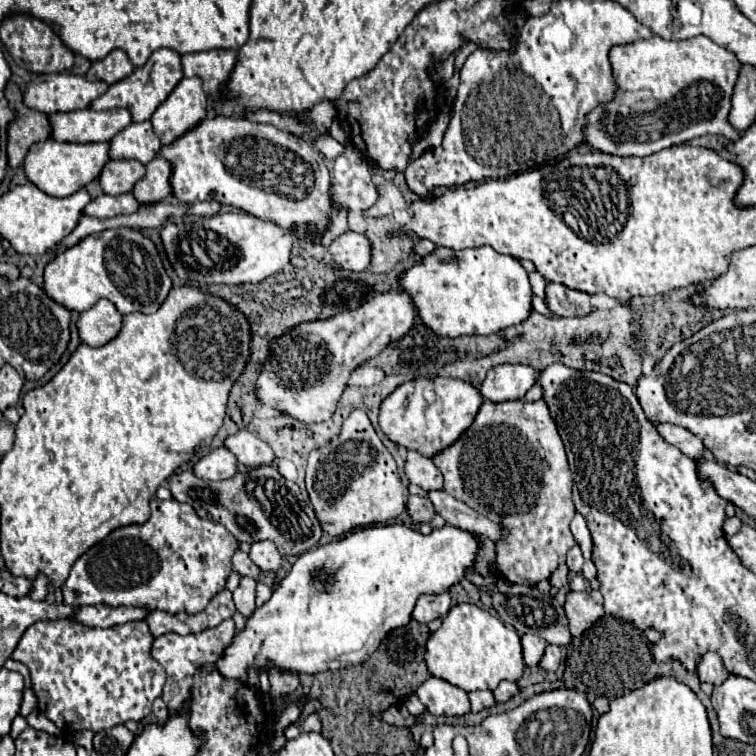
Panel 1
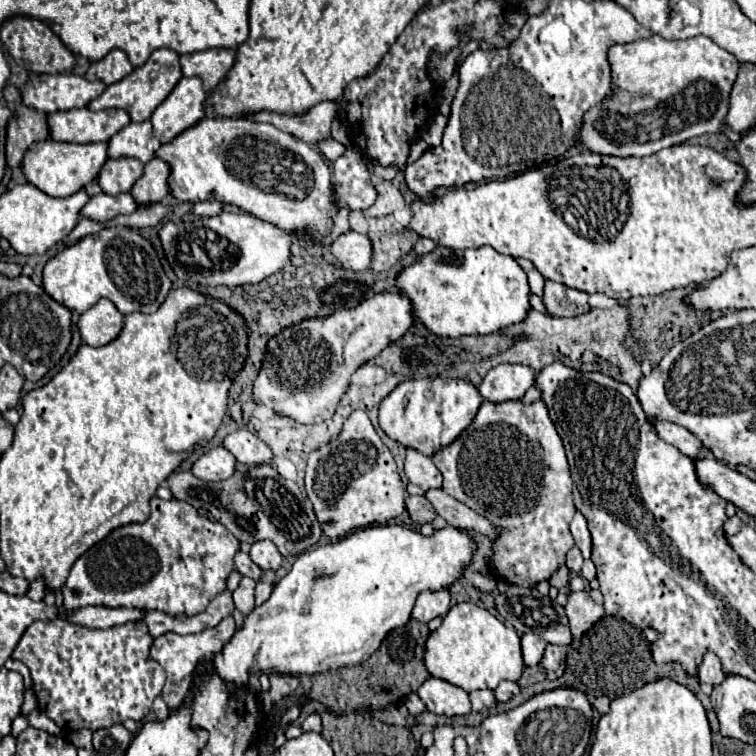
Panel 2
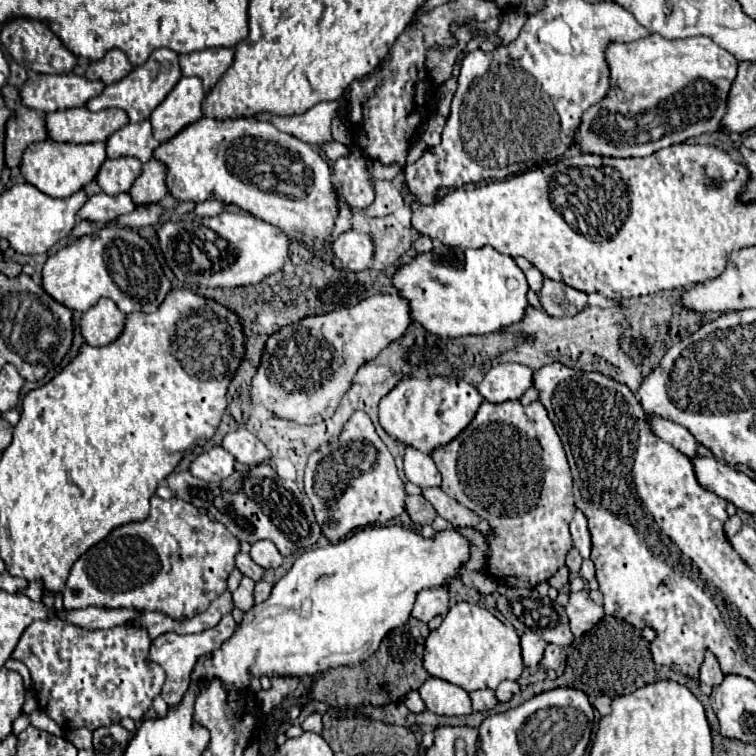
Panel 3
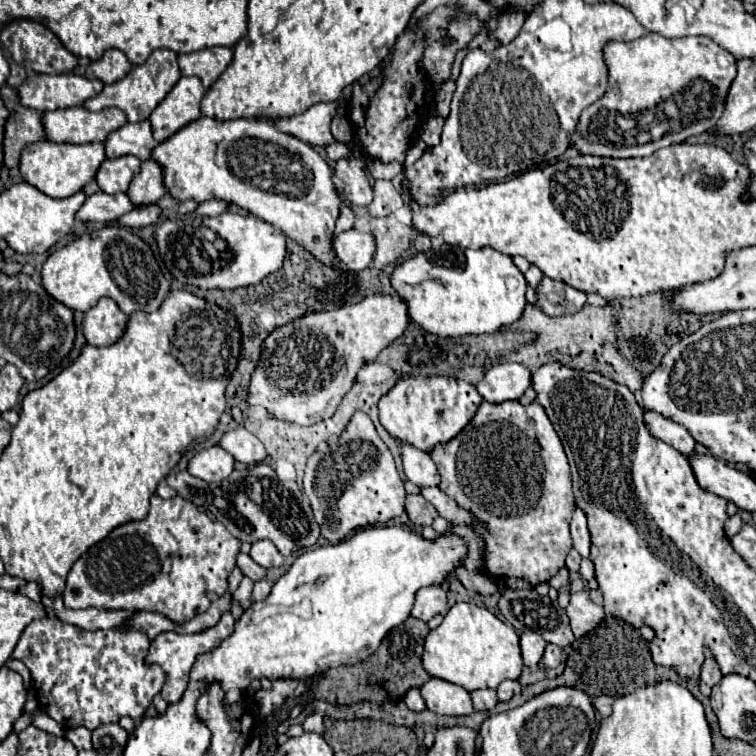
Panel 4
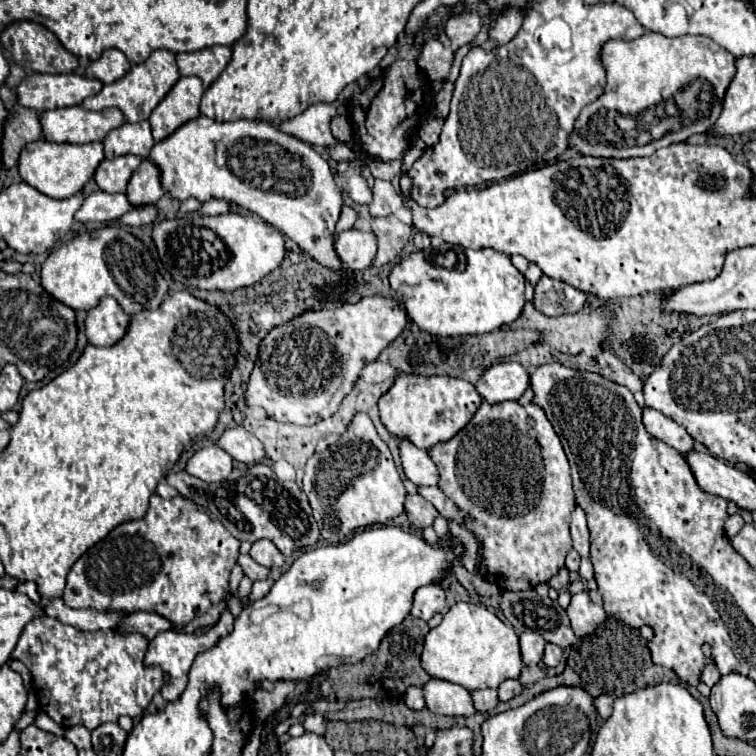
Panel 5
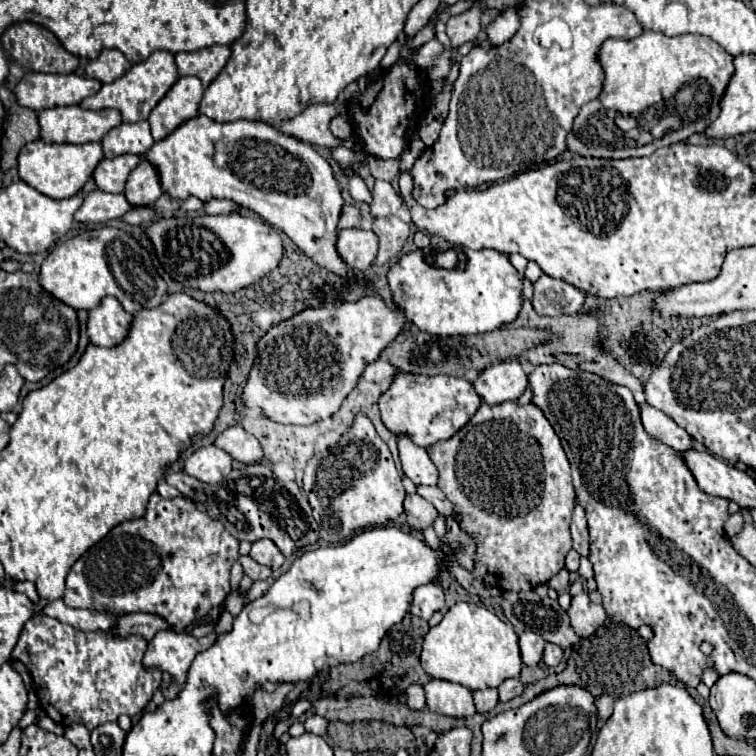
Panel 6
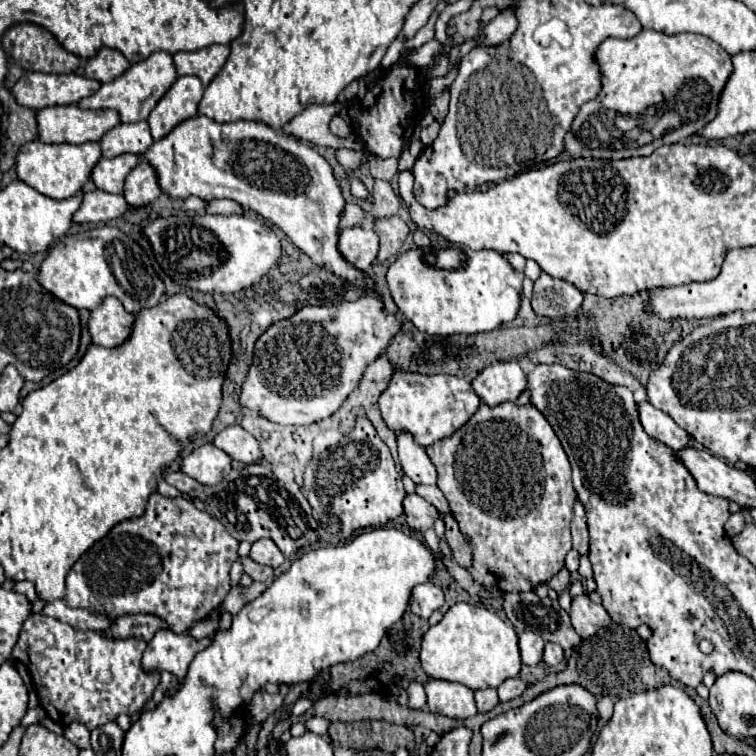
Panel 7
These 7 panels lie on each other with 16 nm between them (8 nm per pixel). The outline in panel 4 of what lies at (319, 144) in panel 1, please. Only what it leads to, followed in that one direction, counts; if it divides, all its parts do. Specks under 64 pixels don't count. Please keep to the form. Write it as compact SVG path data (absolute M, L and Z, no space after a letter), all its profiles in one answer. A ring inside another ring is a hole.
M340 142L326 144L326 146L324 146L324 150L326 150L326 154L328 154L328 158L330 158L330 160L340 160L340 158L348 158L348 156L350 156L348 146L344 146L344 144L340 144Z

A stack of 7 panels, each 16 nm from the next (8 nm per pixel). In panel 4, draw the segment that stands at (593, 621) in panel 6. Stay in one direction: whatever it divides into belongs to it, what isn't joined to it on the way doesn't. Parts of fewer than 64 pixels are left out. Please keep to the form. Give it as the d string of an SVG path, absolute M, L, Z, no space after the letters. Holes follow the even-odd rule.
M586 590L570 596L566 614L570 618L570 626L572 626L572 632L576 638L588 634L592 628L596 628L604 620L604 608L594 604Z

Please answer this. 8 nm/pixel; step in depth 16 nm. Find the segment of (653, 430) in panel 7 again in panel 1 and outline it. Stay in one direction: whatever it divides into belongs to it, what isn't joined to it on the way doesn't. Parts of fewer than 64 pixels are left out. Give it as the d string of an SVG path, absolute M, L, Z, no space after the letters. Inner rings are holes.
M658 424L656 428L658 428L660 436L666 442L670 442L672 446L676 446L680 452L684 452L686 456L690 456L692 460L702 460L706 446L704 446L704 442L698 436L694 436L686 428L674 426L674 424Z

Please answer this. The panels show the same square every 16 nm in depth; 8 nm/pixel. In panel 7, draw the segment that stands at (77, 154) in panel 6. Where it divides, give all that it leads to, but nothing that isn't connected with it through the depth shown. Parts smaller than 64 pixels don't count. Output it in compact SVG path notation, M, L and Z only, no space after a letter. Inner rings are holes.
M32 140L24 144L16 156L16 170L18 178L26 182L28 186L36 188L48 198L70 198L82 190L86 180L90 180L94 166L102 158L102 148L98 142L86 142L86 144L46 144L40 140Z

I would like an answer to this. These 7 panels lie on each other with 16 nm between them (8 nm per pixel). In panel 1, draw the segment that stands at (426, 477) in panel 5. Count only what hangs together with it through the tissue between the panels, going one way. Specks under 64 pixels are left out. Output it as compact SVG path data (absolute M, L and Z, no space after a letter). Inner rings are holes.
M408 452L406 476L412 484L416 484L424 490L442 490L444 488L442 472L434 466L434 462L430 458L420 456L418 452Z

